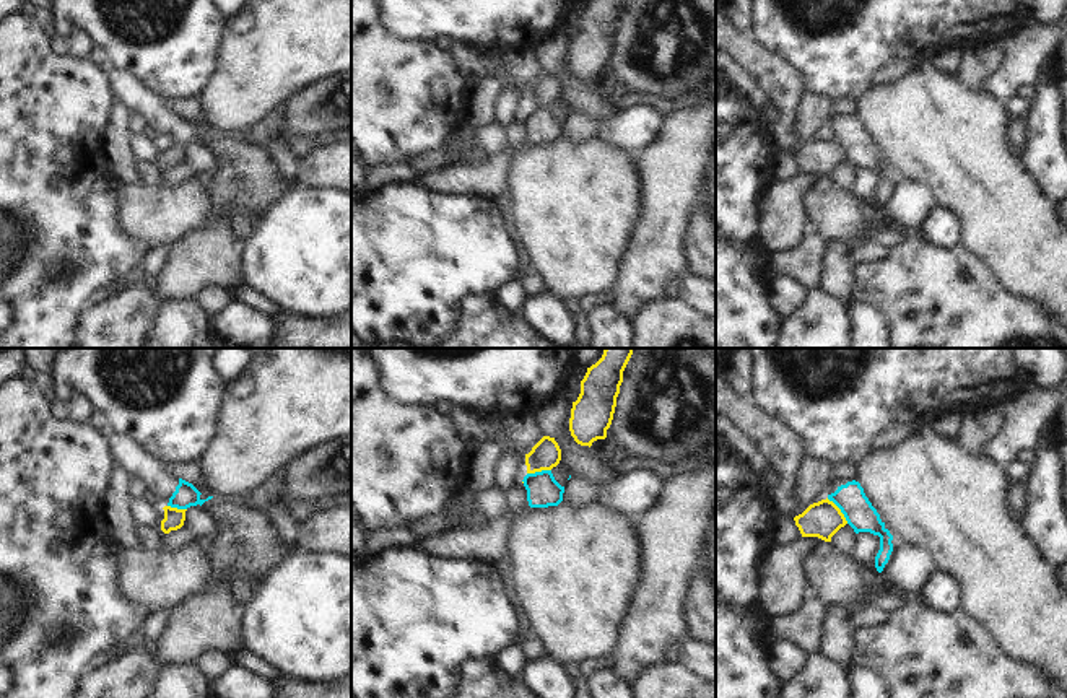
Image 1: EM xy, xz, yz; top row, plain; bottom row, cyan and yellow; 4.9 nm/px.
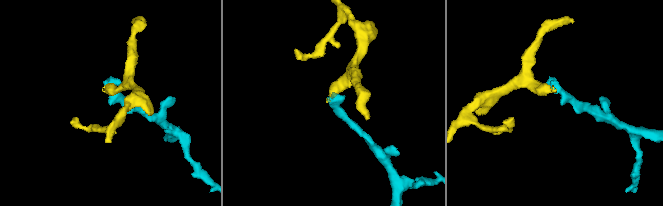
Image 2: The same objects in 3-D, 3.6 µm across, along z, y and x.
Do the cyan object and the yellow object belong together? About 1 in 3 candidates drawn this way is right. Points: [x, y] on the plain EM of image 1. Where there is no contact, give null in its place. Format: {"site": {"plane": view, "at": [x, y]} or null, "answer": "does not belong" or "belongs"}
{"site": {"plane": "yz", "at": [840, 143]}, "answer": "does not belong"}

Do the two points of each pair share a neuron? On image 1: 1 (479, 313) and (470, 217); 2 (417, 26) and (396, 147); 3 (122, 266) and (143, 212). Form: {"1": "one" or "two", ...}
{"1": "two", "2": "two", "3": "two"}

